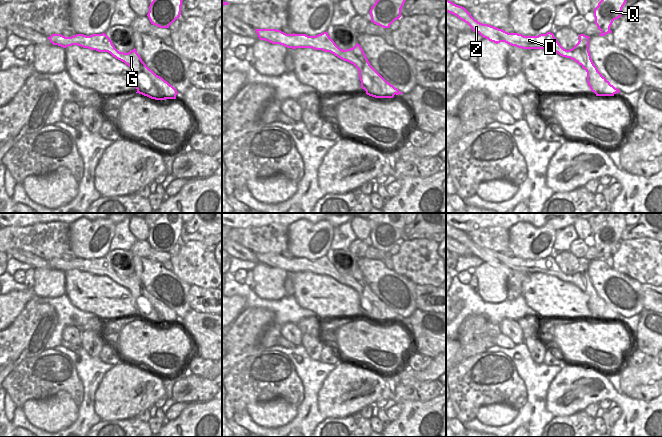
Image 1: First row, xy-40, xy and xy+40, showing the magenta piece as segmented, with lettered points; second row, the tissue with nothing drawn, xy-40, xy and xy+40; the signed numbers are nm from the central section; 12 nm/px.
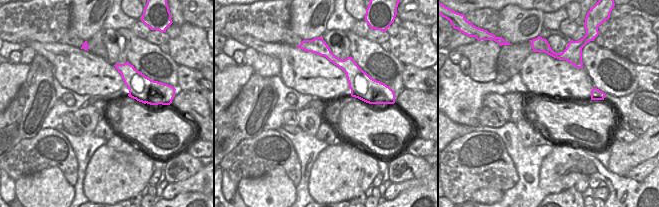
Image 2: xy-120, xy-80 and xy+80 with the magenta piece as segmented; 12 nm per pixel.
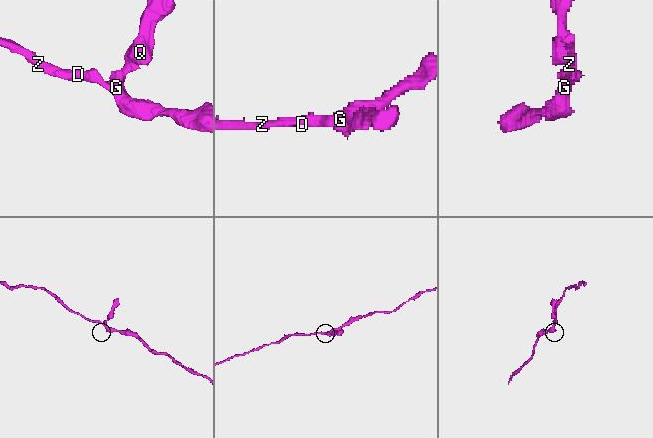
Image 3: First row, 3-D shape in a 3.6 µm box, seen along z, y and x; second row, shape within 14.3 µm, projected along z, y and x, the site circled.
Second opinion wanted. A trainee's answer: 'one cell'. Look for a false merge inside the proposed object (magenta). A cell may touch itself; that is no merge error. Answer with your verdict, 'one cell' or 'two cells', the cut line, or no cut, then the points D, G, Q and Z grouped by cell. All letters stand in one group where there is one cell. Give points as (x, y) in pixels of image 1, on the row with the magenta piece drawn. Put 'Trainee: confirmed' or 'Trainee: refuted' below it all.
one cell; no cut; D G Q Z
Trainee: confirmed

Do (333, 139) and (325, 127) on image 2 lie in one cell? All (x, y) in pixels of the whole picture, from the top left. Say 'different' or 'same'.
same

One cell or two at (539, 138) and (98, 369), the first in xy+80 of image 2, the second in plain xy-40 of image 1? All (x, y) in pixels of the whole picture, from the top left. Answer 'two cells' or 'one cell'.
two cells

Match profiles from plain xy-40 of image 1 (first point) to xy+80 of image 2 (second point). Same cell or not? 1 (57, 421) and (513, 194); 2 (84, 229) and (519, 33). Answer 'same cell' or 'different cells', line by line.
1: different cells
2: same cell

